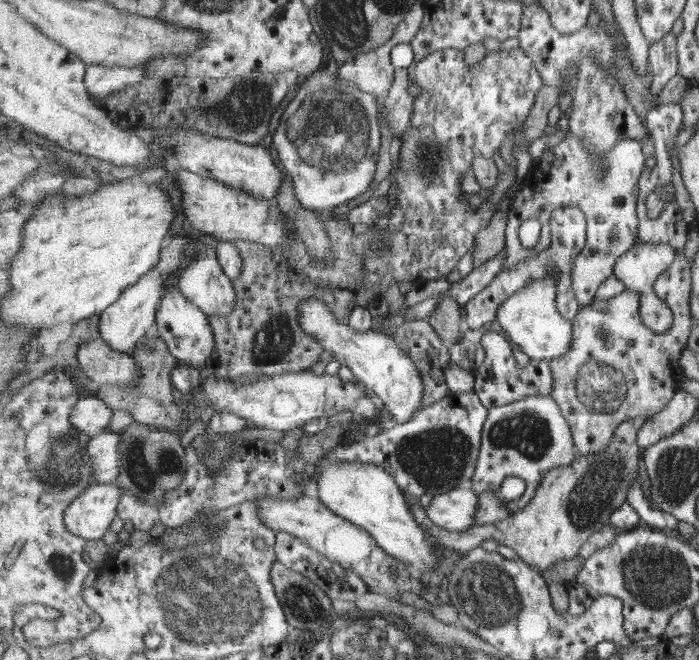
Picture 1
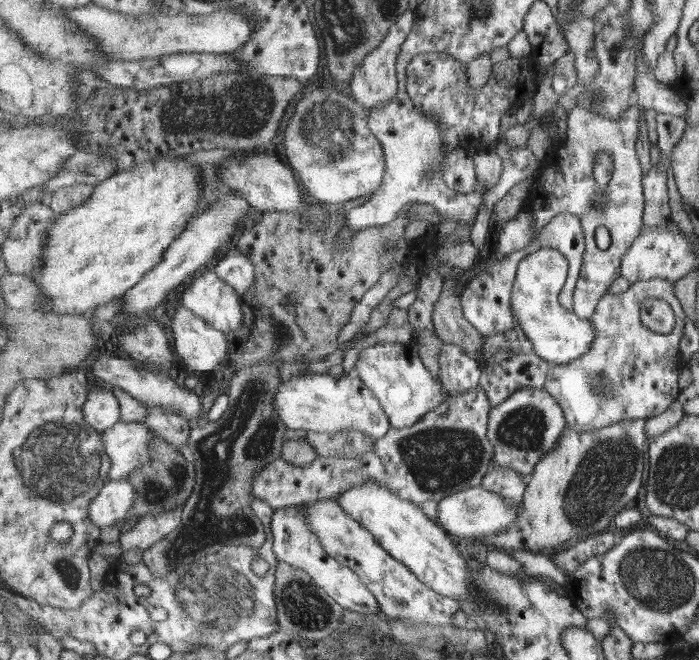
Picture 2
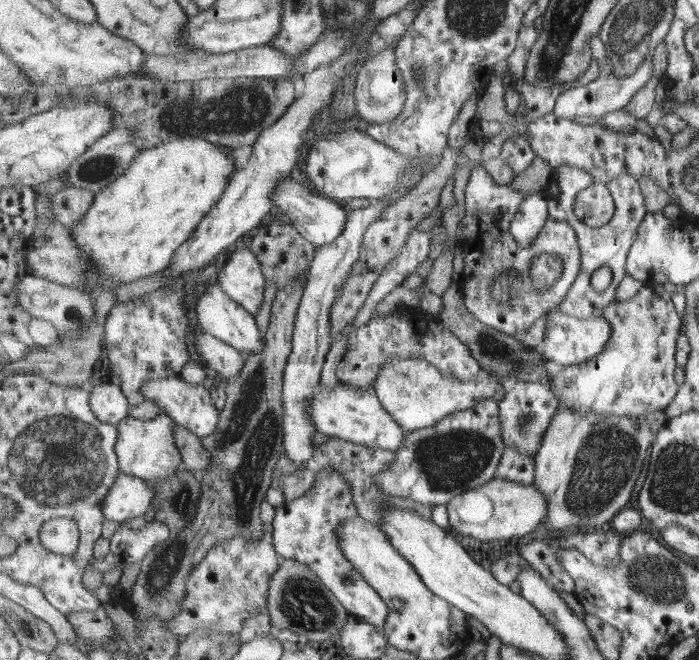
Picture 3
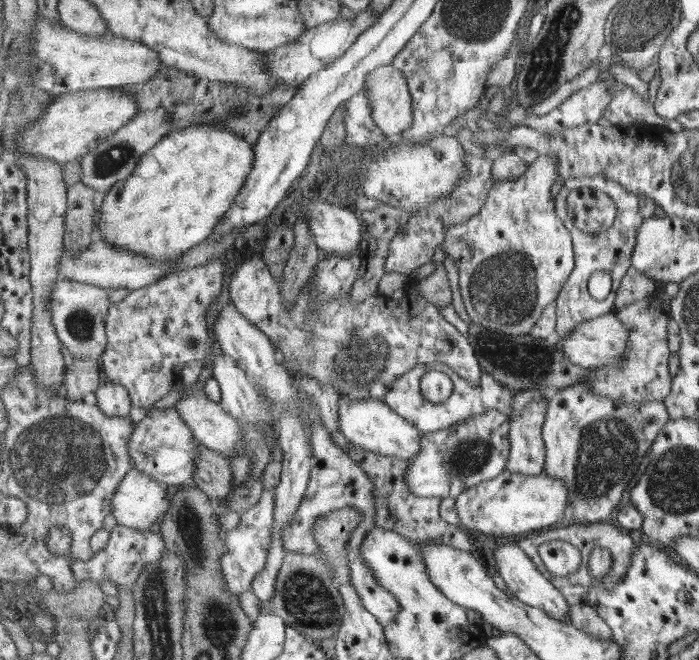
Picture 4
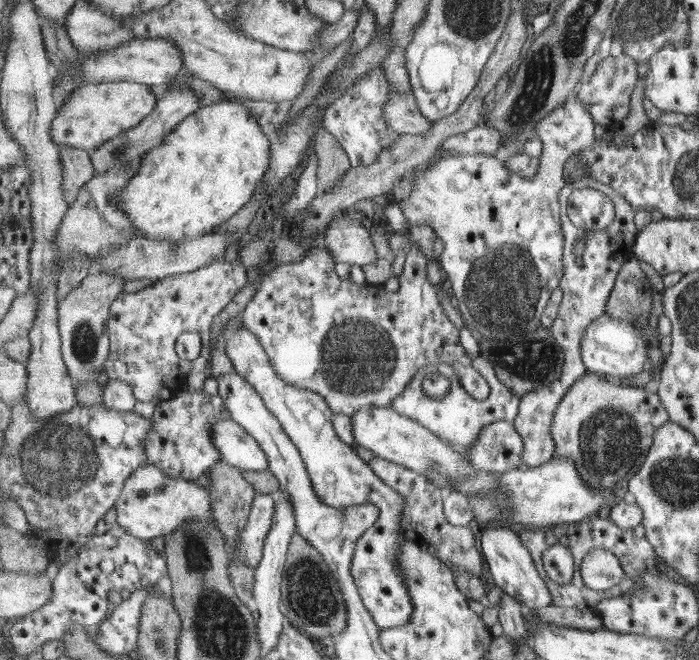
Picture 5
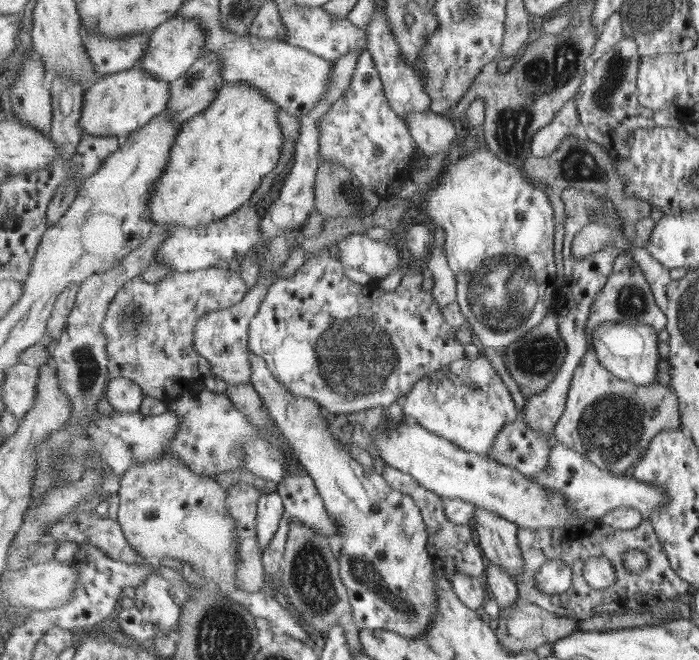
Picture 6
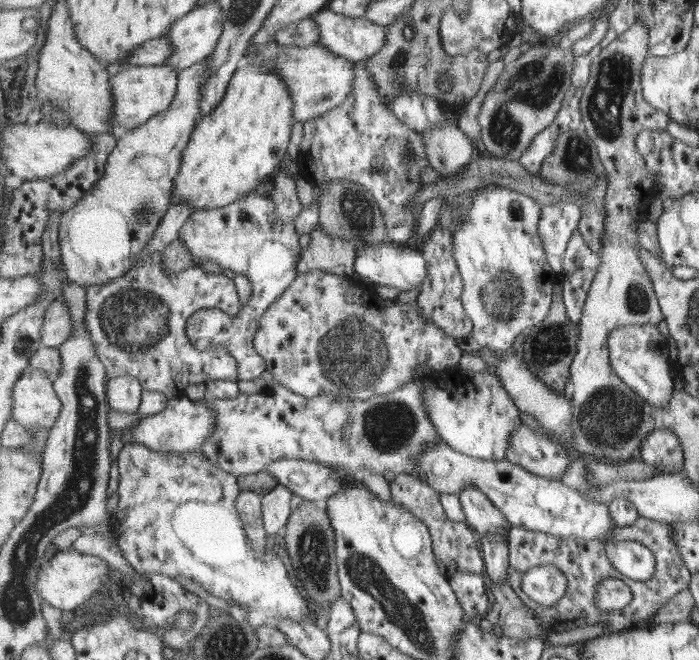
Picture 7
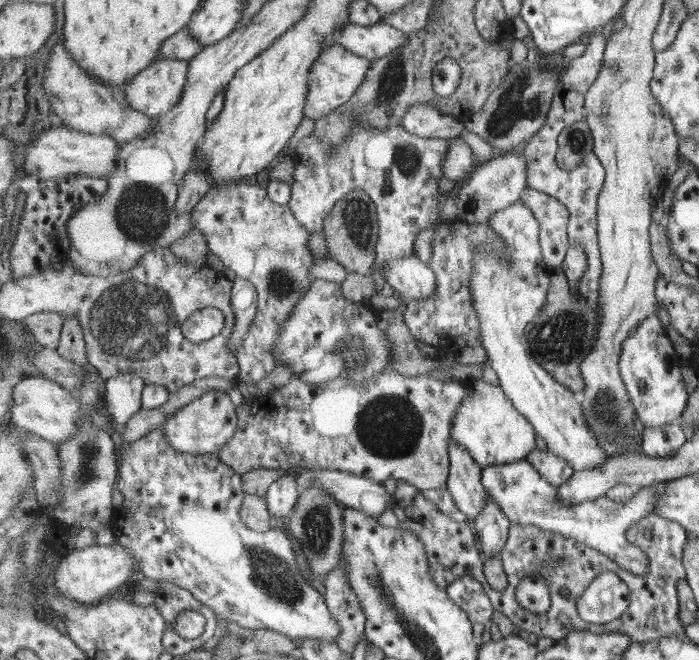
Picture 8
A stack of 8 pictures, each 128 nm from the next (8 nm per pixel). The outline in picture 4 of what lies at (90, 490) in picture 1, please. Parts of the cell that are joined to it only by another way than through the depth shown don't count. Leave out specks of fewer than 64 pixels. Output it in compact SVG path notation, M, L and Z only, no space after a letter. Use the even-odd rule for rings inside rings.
M133 468L117 487L113 499L112 514L119 525L130 526L143 531L151 530L154 522L159 523L159 516L162 516L161 522L163 522L163 518L171 507L171 501L173 501L171 497L173 497L172 489L166 487L159 480L155 480L153 476Z

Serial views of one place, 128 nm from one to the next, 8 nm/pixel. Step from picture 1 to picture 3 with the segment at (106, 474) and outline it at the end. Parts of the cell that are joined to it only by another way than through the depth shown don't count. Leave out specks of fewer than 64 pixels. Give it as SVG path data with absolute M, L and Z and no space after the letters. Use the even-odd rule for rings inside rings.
M158 414L153 419L139 420L131 416L119 423L119 440L115 452L123 475L137 476L148 482L159 482L173 477L184 465L183 456L175 440L175 420L167 414Z

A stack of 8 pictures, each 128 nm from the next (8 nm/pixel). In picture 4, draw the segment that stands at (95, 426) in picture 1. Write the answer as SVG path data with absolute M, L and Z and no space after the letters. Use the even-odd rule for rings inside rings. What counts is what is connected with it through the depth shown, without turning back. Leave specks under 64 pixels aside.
M110 381L101 386L95 392L93 398L103 412L109 414L109 416L125 418L130 416L130 412L134 407L129 390L121 384Z

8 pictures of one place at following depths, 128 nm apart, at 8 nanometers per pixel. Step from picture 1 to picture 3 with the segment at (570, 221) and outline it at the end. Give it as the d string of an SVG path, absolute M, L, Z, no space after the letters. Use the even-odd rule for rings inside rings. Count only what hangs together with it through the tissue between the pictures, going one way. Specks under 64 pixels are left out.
M477 165L473 168L465 189L465 216L460 220L466 230L461 248L464 250L465 270L462 289L467 308L483 324L510 336L522 337L541 316L559 308L571 286L582 271L582 246L574 226L564 220L548 218L540 236L529 247L523 247L510 234L511 220L527 198L511 184L498 185ZM539 253L557 253L563 257L563 274L557 284L539 294L531 278L531 263Z

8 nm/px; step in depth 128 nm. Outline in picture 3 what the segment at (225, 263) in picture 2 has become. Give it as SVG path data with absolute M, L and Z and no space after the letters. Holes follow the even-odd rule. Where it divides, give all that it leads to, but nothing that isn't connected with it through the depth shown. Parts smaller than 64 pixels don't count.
M251 249L237 250L232 255L227 266L221 269L219 282L223 284L227 295L239 301L249 312L257 314L263 304L263 291L267 282L263 266Z

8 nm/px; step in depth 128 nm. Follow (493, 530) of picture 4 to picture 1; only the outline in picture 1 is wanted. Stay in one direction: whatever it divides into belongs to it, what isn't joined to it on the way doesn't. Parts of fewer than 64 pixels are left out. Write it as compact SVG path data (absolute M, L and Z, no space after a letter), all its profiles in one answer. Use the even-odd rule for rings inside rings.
M455 489L437 495L425 509L426 516L437 526L450 531L464 531L475 526L475 511L480 495L469 489Z

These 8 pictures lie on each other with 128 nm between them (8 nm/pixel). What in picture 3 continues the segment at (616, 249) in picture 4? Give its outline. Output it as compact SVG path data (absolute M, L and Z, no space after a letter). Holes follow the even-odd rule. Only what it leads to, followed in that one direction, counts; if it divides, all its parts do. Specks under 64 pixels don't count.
M561 166L554 172L550 184L541 192L549 204L550 217L564 220L574 226L580 246L582 246L582 271L579 272L575 284L571 286L567 298L559 306L563 313L579 319L603 316L605 307L608 307L617 298L617 288L628 275L627 261L630 250L635 243L639 228L642 227L643 219L649 213L647 212L647 207L645 207L645 197L638 178L634 174L630 174L630 172L626 172L626 174L621 174L607 184L607 187L611 189L616 204L614 218L600 228L585 226L575 212L575 198L593 183L592 174L588 171L574 168L574 166ZM603 267L609 267L613 270L613 283L607 289L597 291L595 287L591 287L591 278L593 278L593 272L597 272L599 268Z

